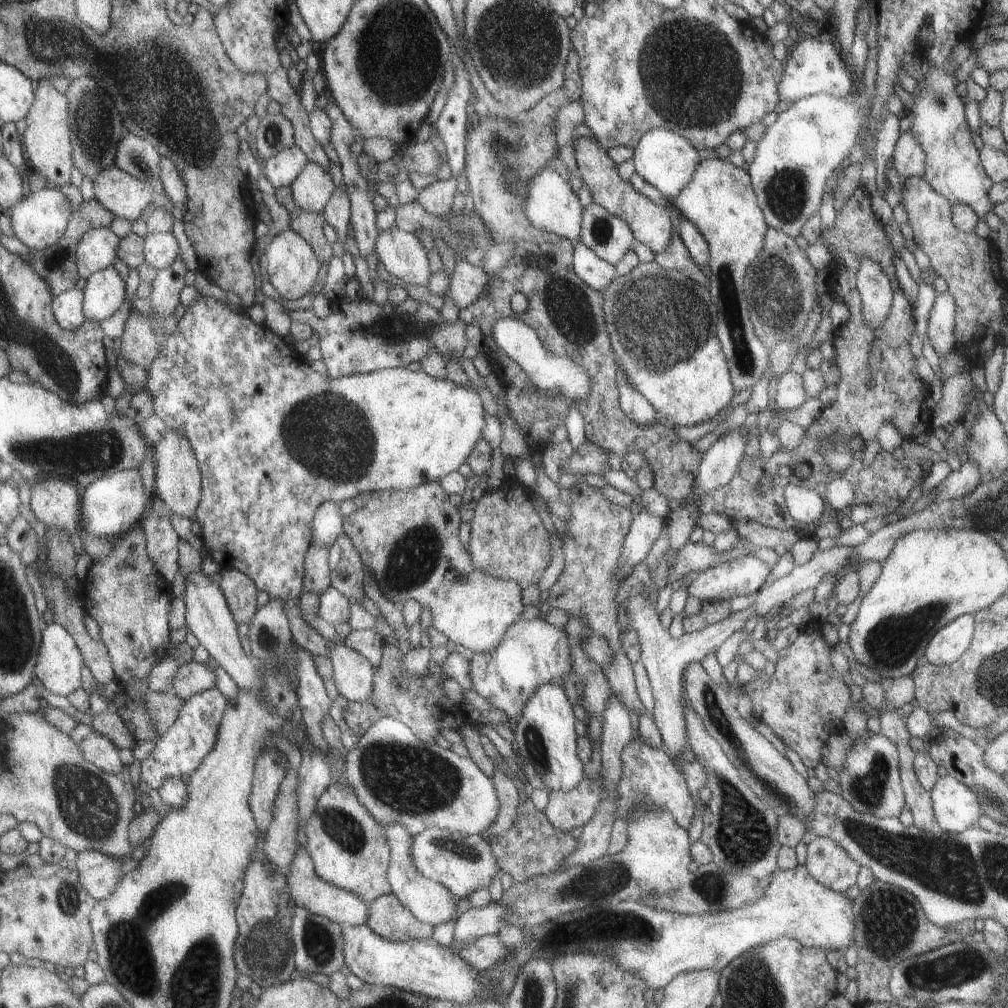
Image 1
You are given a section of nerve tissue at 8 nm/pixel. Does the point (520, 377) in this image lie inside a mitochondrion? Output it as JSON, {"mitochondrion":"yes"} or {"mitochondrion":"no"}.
{"mitochondrion":"no"}

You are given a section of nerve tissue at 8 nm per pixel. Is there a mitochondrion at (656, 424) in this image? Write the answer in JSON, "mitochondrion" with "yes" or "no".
{"mitochondrion":"no"}

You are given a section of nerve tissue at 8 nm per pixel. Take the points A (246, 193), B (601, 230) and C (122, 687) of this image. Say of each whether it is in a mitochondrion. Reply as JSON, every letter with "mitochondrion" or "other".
{"A":"other","B":"mitochondrion","C":"other"}

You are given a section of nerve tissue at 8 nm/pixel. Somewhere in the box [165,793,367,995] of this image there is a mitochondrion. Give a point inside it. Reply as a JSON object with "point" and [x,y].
{"point":[267,950]}

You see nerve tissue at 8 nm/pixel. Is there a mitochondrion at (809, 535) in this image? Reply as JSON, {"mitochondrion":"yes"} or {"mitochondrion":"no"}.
{"mitochondrion":"no"}

